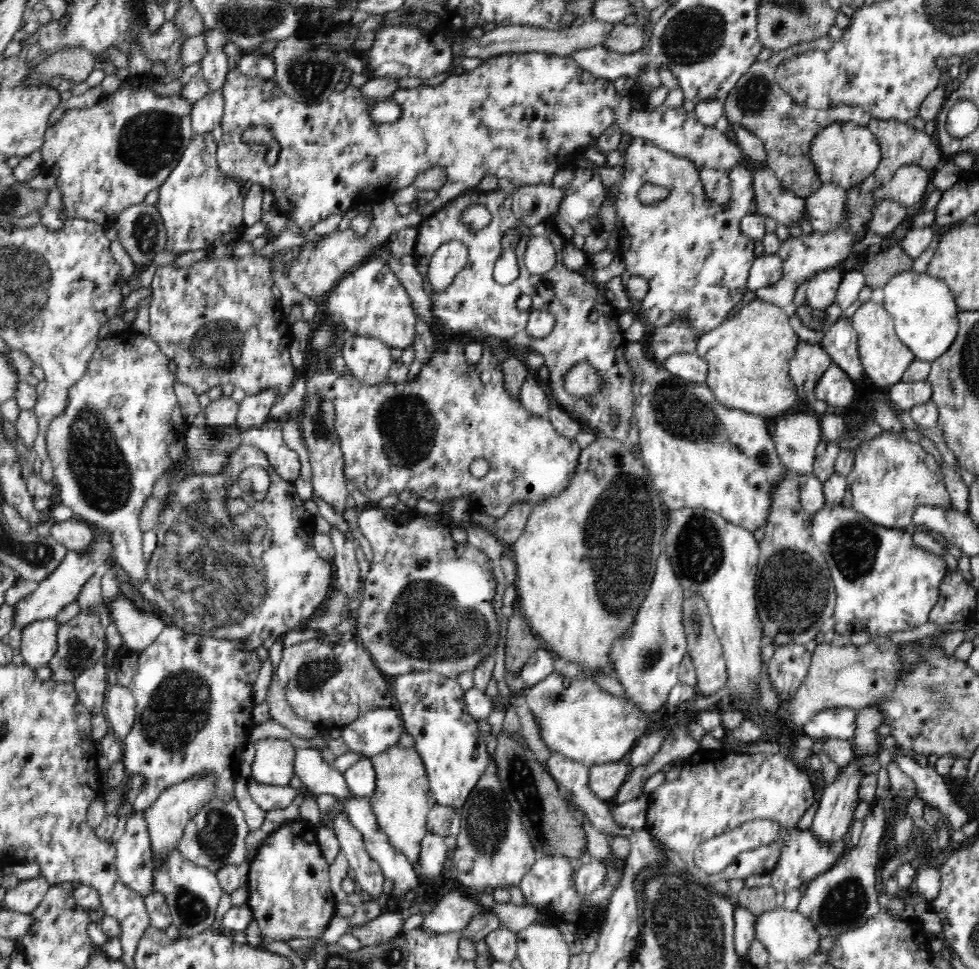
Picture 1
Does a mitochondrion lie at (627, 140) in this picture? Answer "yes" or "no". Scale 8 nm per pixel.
no

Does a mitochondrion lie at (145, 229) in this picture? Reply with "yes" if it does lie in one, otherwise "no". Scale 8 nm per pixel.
yes

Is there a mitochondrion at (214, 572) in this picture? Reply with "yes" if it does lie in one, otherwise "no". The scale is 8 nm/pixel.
yes

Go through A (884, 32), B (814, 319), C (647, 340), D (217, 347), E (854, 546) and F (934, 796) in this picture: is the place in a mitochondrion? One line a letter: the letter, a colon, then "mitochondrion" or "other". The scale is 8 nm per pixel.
A: other
B: mitochondrion
C: other
D: mitochondrion
E: mitochondrion
F: other

